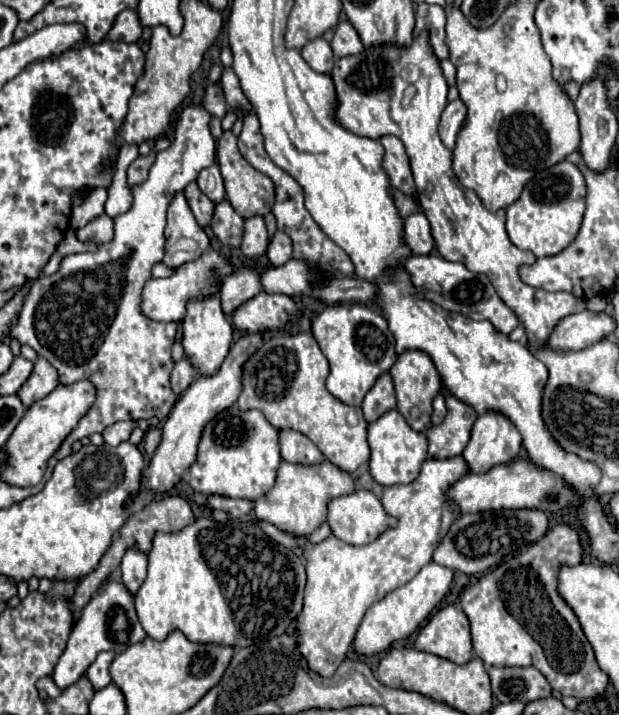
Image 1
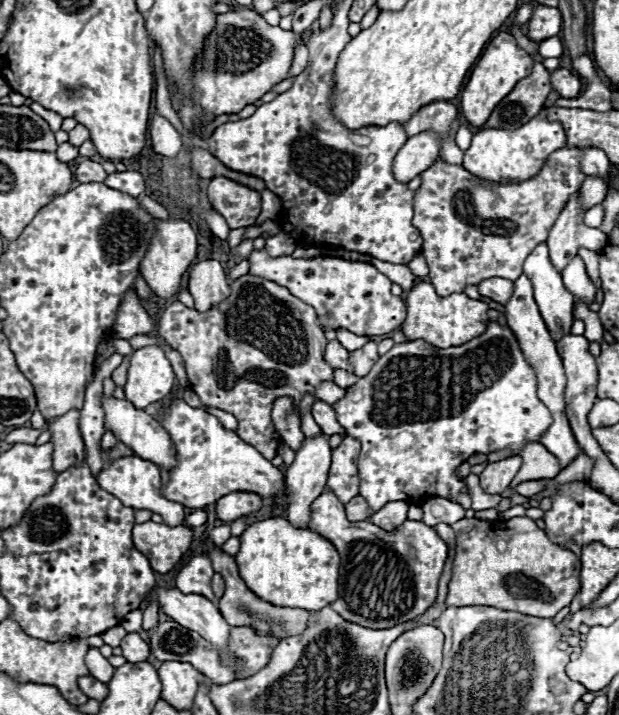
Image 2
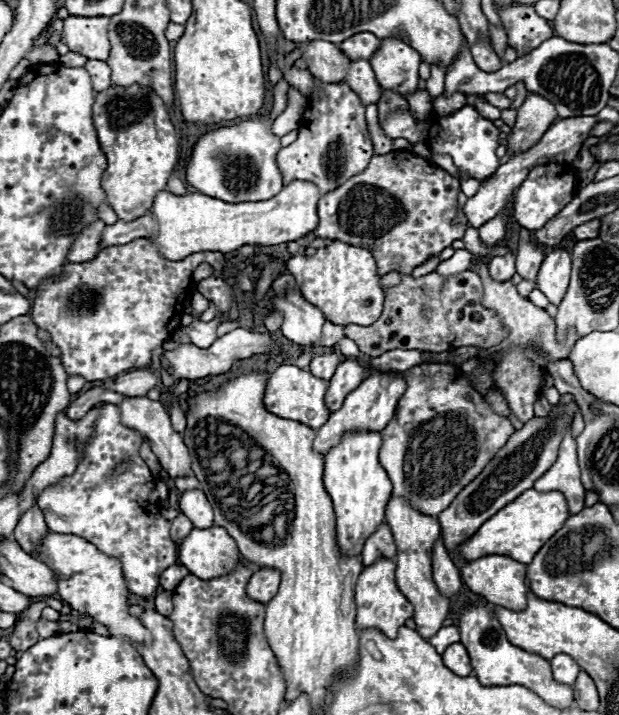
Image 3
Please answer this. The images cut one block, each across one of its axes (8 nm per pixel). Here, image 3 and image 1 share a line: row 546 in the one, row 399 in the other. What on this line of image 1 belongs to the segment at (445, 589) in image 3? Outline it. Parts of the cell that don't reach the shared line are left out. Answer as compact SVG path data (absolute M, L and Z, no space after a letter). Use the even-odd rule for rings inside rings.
M438 394L434 398L434 412L432 412L432 424L440 424L446 416L446 404L444 404L444 394Z

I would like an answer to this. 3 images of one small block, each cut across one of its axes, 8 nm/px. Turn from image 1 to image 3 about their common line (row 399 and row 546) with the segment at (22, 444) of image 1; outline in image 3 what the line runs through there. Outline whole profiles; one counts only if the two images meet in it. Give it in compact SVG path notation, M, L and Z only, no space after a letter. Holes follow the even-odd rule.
M50 532L42 540L40 560L52 566L58 582L58 594L66 604L70 604L70 608L82 614L90 614L96 622L104 624L112 636L126 636L132 642L142 644L152 642L150 630L142 626L142 622L128 612L130 590L122 574L122 564L116 558L100 552L94 544L86 542L84 538Z

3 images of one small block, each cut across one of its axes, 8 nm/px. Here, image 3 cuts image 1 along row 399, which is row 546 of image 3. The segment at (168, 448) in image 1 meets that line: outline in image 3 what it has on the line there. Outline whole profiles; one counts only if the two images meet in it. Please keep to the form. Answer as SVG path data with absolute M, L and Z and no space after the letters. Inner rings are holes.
M212 526L208 530L192 528L178 546L178 560L194 576L212 580L234 572L242 562L242 556L228 532L220 526Z

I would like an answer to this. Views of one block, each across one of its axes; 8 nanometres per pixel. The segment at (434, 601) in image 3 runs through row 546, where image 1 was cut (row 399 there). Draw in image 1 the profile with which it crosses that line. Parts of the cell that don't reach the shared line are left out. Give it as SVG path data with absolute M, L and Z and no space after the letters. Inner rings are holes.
M404 352L404 356L398 356L394 366L390 368L392 380L396 380L396 398L398 398L398 412L406 418L412 430L424 432L430 424L432 416L432 400L442 390L440 376L436 376L436 366L424 352Z

